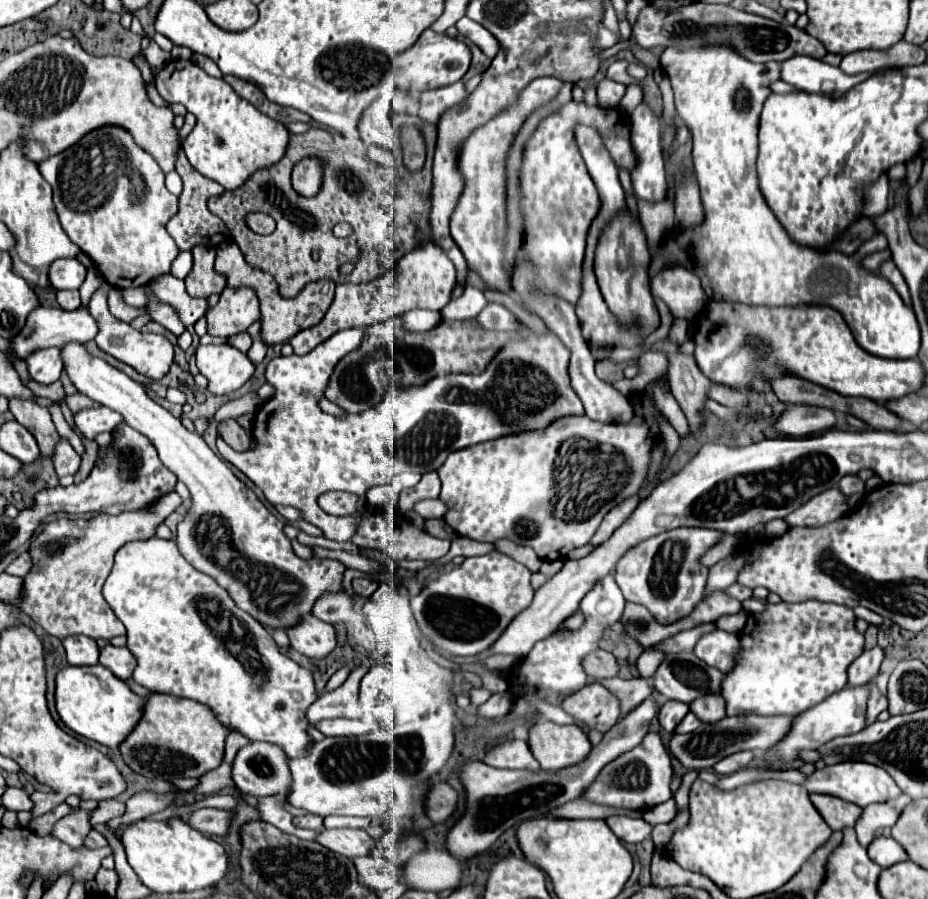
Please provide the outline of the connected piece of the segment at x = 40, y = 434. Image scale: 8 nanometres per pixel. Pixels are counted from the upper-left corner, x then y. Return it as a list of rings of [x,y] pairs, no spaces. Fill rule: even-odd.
[[[12,397],[10,399],[10,411],[12,411],[14,419],[34,435],[40,453],[44,457],[52,457],[60,435],[52,423],[48,409],[40,407],[34,399]]]

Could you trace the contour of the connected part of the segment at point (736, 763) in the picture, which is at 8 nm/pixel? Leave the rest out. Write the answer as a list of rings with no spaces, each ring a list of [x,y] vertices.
[[[740,751],[740,753],[730,755],[730,757],[722,759],[720,763],[716,763],[714,771],[716,771],[718,775],[732,775],[732,773],[748,767],[748,763],[750,763],[752,759],[754,759],[754,753],[752,753],[752,751]]]

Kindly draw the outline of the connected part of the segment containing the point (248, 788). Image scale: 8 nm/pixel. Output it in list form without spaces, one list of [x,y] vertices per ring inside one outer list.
[[[270,743],[244,745],[232,763],[236,787],[254,797],[288,793],[290,777],[288,759],[284,759],[280,747],[272,747]]]

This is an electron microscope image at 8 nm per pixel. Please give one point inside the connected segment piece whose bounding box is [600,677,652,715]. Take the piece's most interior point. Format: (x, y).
(632, 692)

